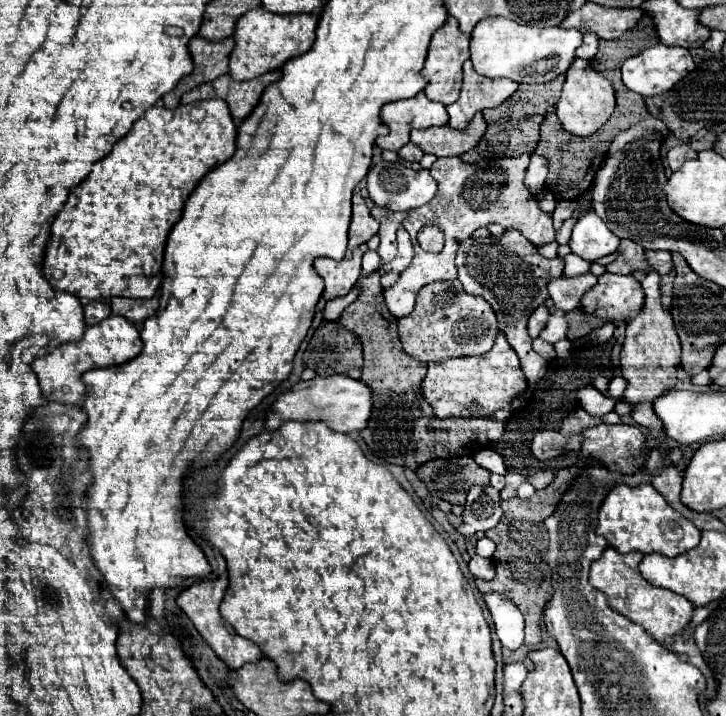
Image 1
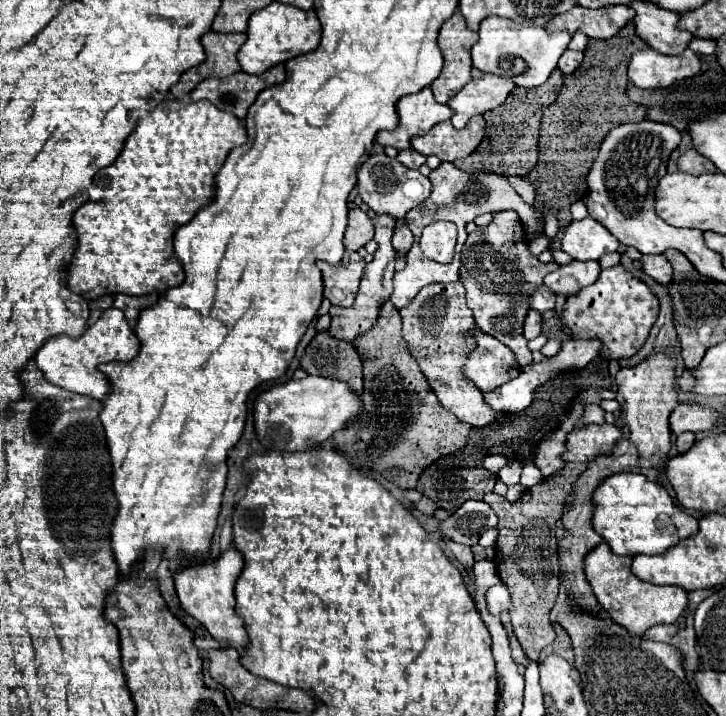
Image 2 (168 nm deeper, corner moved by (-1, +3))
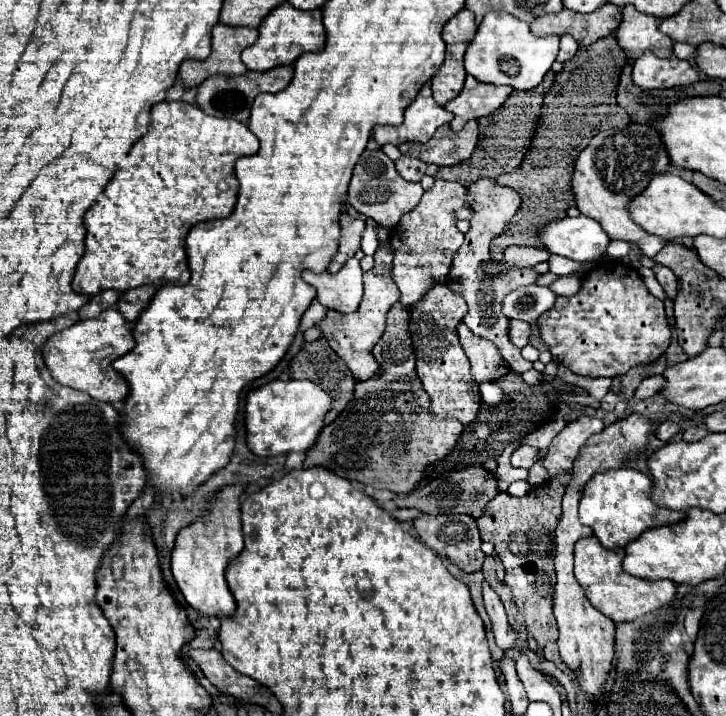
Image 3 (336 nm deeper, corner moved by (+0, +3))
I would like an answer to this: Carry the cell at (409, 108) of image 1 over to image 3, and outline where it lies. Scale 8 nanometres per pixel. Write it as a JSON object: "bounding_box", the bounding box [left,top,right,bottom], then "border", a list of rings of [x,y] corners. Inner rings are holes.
{"bounding_box":[373,85,453,145],"border":[[[425,85],[419,91],[419,95],[411,101],[411,105],[405,109],[403,123],[397,127],[377,125],[373,129],[373,139],[379,145],[385,145],[385,143],[401,145],[407,141],[425,143],[433,137],[437,127],[441,127],[443,123],[449,123],[451,119],[453,119],[453,115],[435,103],[433,95],[431,95],[431,87]]]}

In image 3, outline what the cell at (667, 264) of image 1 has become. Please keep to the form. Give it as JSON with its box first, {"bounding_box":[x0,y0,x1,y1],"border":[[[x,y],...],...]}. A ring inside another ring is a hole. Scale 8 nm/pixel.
{"bounding_box":[653,263,677,299],"border":[[[655,263],[655,265],[653,265],[653,273],[655,273],[657,281],[661,283],[665,295],[667,295],[669,299],[673,299],[675,293],[677,293],[677,279],[675,279],[673,271],[667,269],[667,267],[663,267],[663,265],[659,265],[659,263]]]}

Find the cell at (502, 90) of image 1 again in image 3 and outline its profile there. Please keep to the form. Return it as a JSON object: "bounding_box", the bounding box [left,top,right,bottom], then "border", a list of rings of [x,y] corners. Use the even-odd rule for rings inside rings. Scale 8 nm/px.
{"bounding_box":[445,75,513,131],"border":[[[467,75],[465,87],[461,89],[461,93],[445,105],[445,109],[455,115],[451,121],[451,129],[461,131],[469,119],[491,115],[497,107],[505,103],[511,91],[513,91],[511,87],[483,83]]]}

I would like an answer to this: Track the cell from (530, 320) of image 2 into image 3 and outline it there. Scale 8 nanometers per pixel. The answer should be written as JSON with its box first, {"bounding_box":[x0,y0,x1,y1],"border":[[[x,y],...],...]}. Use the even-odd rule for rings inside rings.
{"bounding_box":[511,321,531,349],"border":[[[511,321],[511,341],[515,345],[519,345],[521,349],[529,343],[529,335],[531,335],[531,325],[527,321]]]}

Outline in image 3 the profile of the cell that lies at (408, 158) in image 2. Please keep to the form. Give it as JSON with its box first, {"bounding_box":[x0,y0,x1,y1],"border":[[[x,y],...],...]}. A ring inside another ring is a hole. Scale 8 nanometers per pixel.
{"bounding_box":[395,157,427,181],"border":[[[401,157],[395,161],[395,167],[397,167],[399,175],[403,175],[407,181],[421,181],[421,177],[425,175],[427,163],[423,163],[421,159],[415,159],[415,157]]]}

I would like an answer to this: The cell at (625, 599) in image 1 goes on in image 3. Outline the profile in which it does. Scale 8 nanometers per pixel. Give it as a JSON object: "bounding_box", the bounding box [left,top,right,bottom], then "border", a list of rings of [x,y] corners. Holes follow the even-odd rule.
{"bounding_box":[575,535,677,623],"border":[[[595,535],[575,543],[575,577],[593,607],[597,607],[603,615],[619,623],[619,621],[635,621],[675,601],[677,587],[673,581],[669,579],[647,581],[629,575],[621,569],[621,555],[623,549],[605,549]]]}

